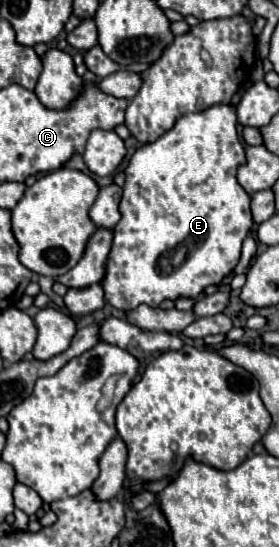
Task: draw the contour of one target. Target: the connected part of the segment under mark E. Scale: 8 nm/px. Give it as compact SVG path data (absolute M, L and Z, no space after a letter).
M221 104L221 106L211 106L209 110L197 112L197 114L187 114L183 118L177 120L177 124L165 132L159 140L145 144L143 148L139 148L131 160L129 166L125 170L125 186L123 186L123 200L121 200L121 220L119 224L113 228L113 246L111 246L111 254L107 260L107 270L105 270L105 278L101 280L103 288L105 288L105 300L121 310L135 310L141 304L147 306L159 306L163 300L177 300L177 298L193 298L197 294L203 292L203 288L219 284L239 262L241 256L241 244L247 238L247 234L251 232L253 226L253 216L251 216L251 196L243 190L243 186L237 182L237 168L245 164L245 148L243 142L237 134L237 112L235 106L231 104Z

